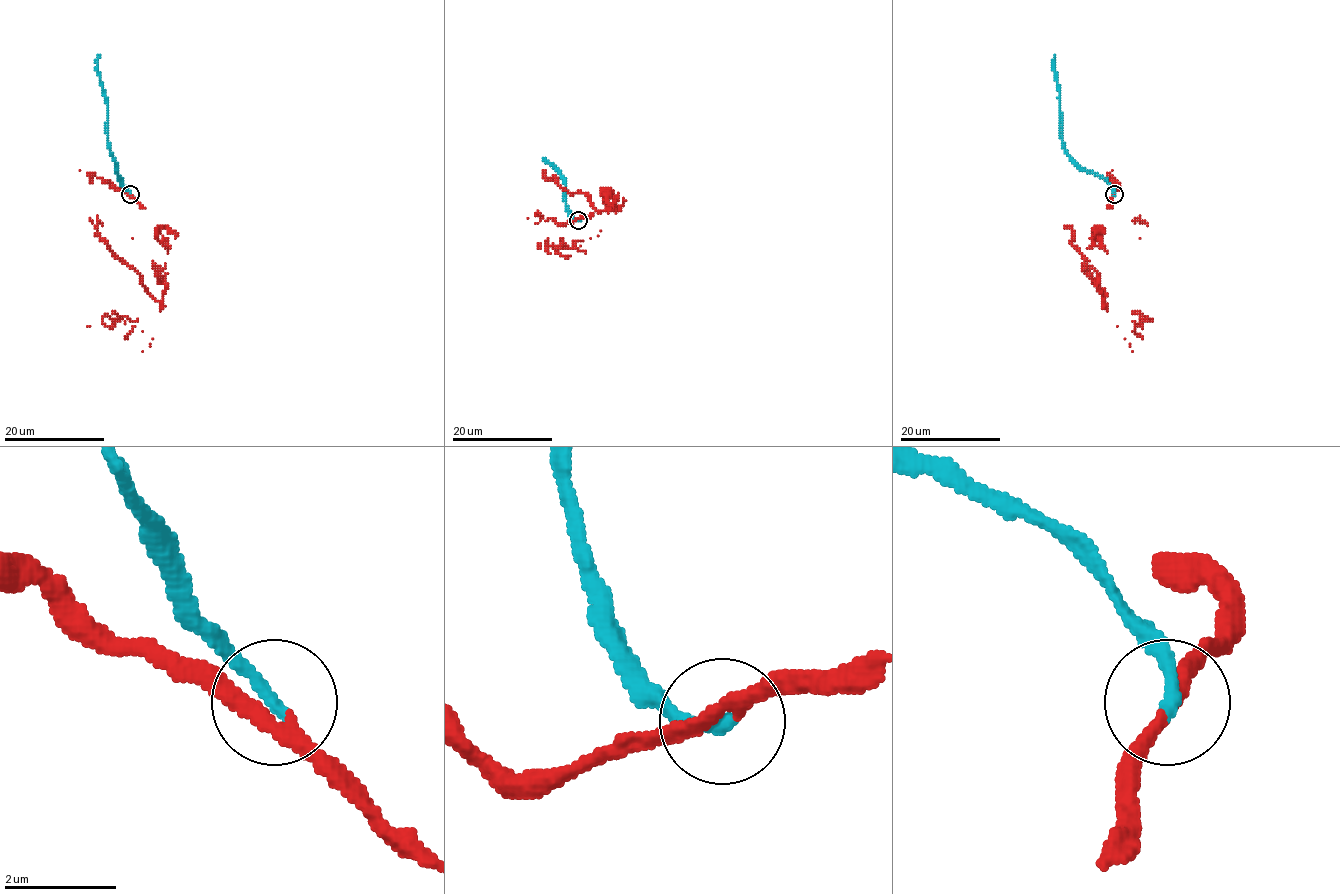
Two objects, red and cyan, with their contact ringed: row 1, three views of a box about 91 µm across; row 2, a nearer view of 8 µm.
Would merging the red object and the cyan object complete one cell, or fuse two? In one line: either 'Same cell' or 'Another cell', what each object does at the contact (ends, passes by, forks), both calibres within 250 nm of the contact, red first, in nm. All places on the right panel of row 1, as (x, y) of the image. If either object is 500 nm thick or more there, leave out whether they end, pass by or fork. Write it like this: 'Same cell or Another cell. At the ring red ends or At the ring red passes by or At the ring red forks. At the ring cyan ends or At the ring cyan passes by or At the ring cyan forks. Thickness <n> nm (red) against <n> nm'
Same cell. At the ring red passes by. At the ring cyan ends. Thickness 280 nm (red) against 280 nm

